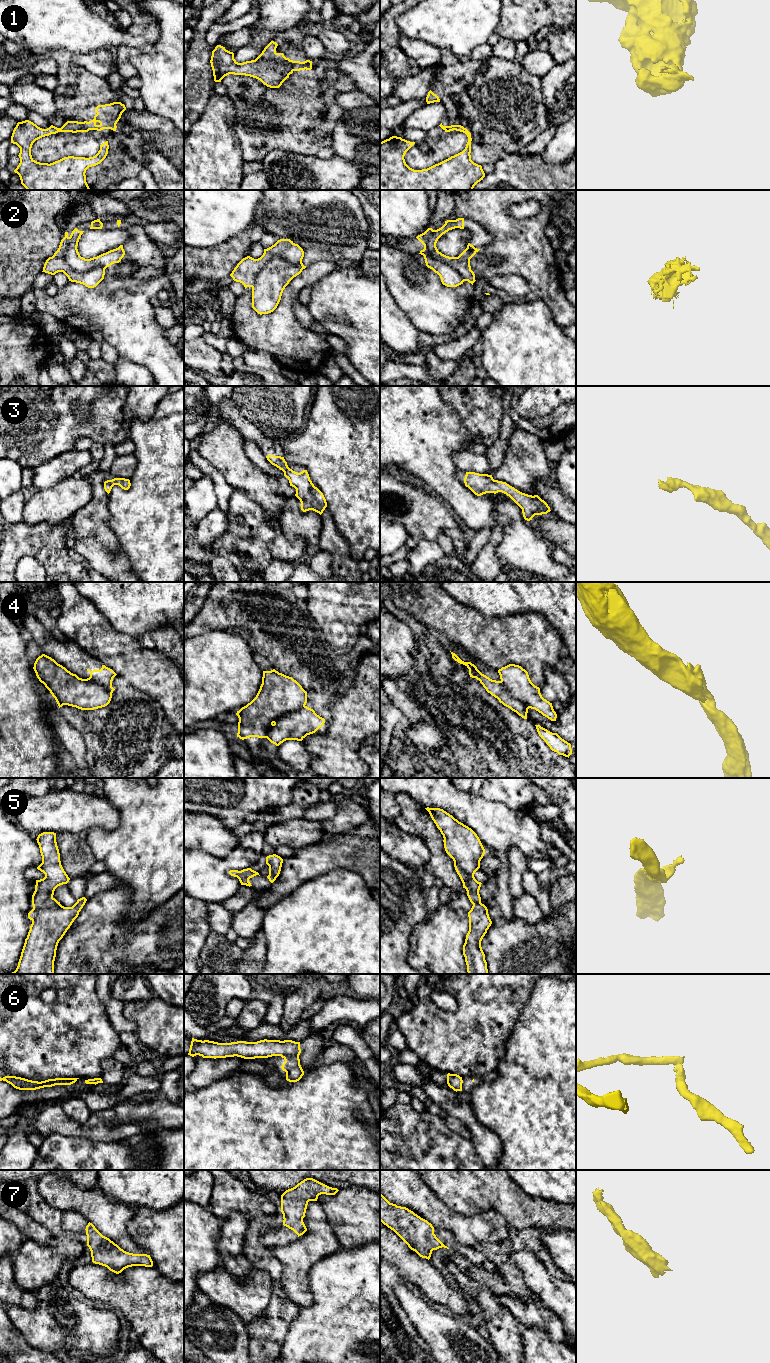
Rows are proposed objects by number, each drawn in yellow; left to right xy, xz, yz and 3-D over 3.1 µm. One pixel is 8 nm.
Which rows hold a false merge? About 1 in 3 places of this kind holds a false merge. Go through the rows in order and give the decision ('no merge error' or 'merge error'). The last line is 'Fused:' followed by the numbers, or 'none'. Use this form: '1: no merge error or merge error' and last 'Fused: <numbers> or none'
1: merge error
2: merge error
3: no merge error
4: merge error
5: no merge error
6: merge error
7: no merge error
Fused: 1, 2, 4, 6

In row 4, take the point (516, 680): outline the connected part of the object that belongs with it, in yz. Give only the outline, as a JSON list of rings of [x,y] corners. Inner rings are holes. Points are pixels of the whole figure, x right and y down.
[[[509,664],[498,670],[500,679],[509,693],[528,709],[535,709],[551,721],[556,721],[557,714],[552,703],[544,699],[540,688],[535,686],[528,672],[519,665]]]

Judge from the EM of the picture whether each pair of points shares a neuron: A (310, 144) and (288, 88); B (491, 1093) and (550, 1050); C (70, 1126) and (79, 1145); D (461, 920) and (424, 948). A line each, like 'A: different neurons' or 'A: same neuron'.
A: same neuron
B: same neuron
C: different neurons
D: same neuron

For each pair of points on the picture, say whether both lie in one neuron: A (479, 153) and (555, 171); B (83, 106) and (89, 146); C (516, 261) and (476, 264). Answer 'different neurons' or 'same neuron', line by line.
A: different neurons
B: same neuron
C: same neuron

